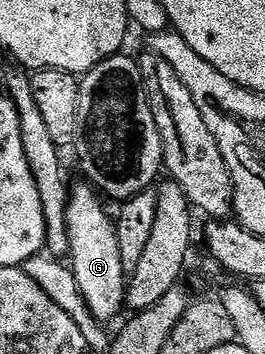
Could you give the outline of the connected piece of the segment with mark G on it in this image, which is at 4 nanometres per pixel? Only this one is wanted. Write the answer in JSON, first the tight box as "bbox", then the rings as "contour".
{"bbox":[66,181,126,321],"contour":[[[80,181],[76,188],[73,186],[69,190],[66,221],[70,237],[70,268],[78,289],[90,313],[98,320],[107,321],[120,310],[125,310],[126,272],[122,265],[122,253],[118,253],[116,224],[110,211],[108,215],[103,202],[105,200],[87,182]]]}

